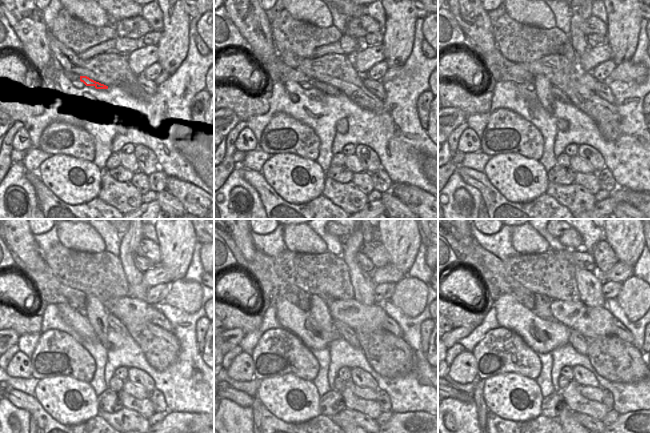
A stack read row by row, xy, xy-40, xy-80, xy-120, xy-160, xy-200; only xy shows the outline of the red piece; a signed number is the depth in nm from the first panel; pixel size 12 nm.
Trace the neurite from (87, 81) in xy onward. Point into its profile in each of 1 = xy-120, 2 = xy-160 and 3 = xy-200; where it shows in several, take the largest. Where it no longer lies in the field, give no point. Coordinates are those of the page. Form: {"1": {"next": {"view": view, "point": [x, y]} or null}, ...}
{"1": {"next": {"view": "xy-120", "point": [114, 323]}}, "2": {"next": {"view": "xy-160", "point": [349, 335]}}, "3": {"next": {"view": "xy-200", "point": [578, 341]}}}

